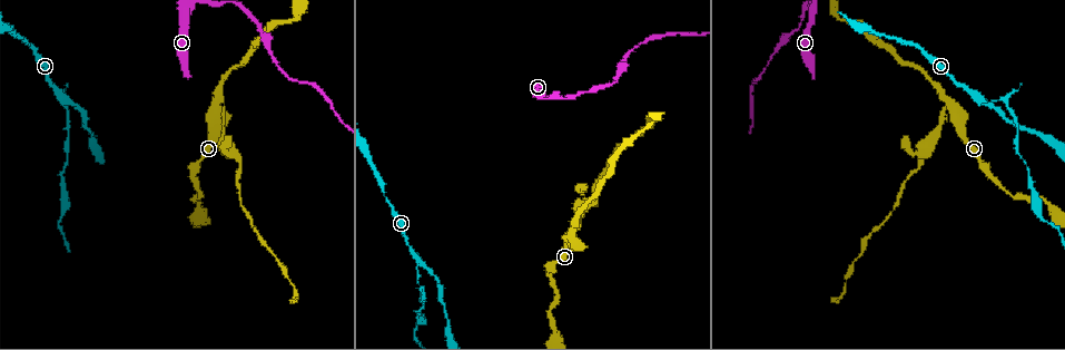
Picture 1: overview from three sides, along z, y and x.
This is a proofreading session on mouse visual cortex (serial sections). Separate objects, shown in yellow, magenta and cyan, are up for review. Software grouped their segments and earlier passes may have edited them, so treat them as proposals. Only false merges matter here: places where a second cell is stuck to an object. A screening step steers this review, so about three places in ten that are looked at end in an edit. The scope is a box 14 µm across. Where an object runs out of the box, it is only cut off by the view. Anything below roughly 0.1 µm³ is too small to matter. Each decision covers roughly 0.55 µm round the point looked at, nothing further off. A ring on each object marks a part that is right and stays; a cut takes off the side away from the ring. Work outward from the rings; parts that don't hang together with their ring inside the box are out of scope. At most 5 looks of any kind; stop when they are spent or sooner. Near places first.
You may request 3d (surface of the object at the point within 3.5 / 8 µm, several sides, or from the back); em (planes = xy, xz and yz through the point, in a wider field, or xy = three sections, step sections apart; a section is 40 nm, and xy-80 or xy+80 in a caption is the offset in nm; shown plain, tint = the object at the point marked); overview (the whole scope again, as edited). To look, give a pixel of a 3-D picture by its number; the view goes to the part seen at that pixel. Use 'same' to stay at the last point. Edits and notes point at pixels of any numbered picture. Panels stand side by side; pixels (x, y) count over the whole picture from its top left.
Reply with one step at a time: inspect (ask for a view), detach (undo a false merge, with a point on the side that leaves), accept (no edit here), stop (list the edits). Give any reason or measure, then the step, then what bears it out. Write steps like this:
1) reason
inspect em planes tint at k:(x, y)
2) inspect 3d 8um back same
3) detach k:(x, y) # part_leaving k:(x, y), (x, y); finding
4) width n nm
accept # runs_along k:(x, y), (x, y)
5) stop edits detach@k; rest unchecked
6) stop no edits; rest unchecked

three-way junction
inspect 3d 3.5um back at 1:(220, 102)

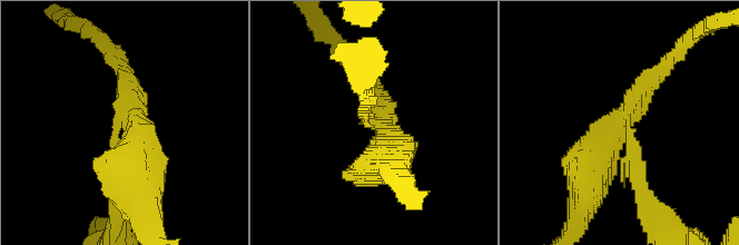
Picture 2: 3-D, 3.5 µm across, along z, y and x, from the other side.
arms 3; arm_widths 200, 200, 500 nm
inspect em xy step 3 tint at 2:(129, 121)

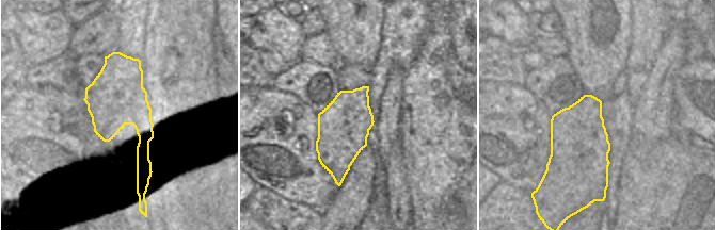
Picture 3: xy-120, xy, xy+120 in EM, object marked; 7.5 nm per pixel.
detach 2:(640, 174) # part_leaving 2:(629, 137), (638, 185), (669, 233); a second cell is stuck on

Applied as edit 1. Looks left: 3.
see it whole again
inspect overview

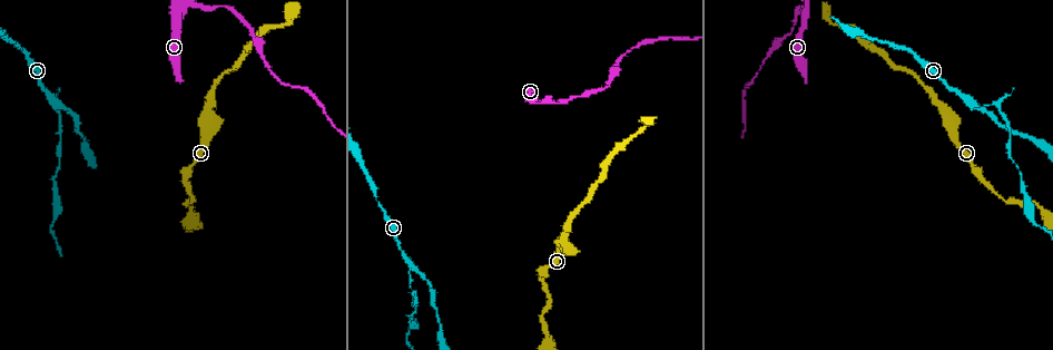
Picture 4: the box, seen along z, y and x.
sharp bend
inspect 3d 3.5um at 4:(177, 11)

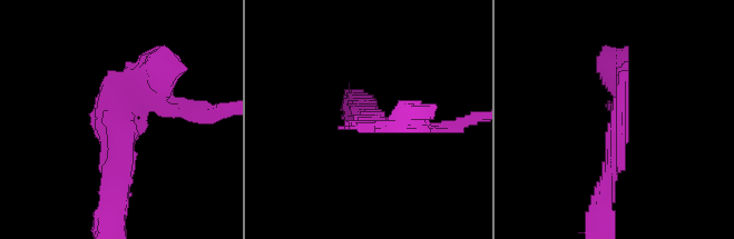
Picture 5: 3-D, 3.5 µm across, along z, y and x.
now the EM
inspect em xy step 3 tint at 5:(617, 124)

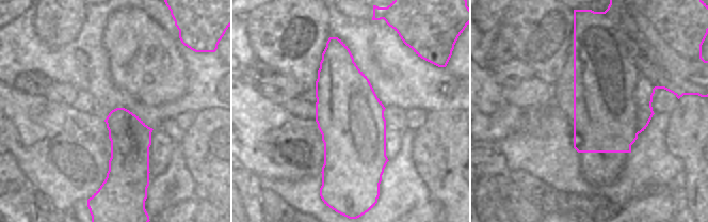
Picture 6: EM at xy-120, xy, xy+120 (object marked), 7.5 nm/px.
detach 5:(401, 125) # part_leaving 5:(391, 127), (463, 125), (477, 118); a second cell is stuck on

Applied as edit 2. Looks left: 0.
stop edits detach@2, detach@5; rest unchecked

